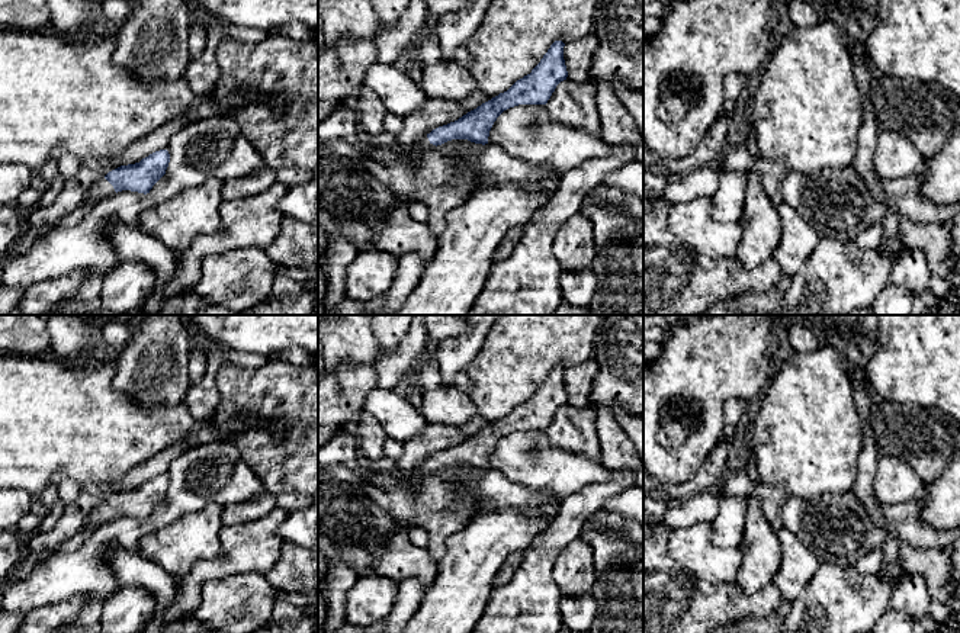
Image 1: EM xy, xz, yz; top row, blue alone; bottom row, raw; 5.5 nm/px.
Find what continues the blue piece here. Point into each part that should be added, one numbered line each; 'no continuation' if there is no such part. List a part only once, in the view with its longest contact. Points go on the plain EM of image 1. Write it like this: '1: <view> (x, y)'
1: xy (102, 513)

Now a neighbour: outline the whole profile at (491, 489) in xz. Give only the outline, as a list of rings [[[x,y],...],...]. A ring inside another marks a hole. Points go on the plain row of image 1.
[[[452,465],[437,470],[443,479],[459,482],[463,488],[473,491],[469,517],[475,512],[494,510],[520,510],[527,514],[542,514],[553,497],[533,492],[521,485],[510,482],[500,470],[475,469],[468,465]]]

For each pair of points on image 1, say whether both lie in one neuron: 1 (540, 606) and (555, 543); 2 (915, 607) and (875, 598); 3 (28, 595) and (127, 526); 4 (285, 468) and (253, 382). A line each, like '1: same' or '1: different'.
1: same
2: different
3: same
4: same

